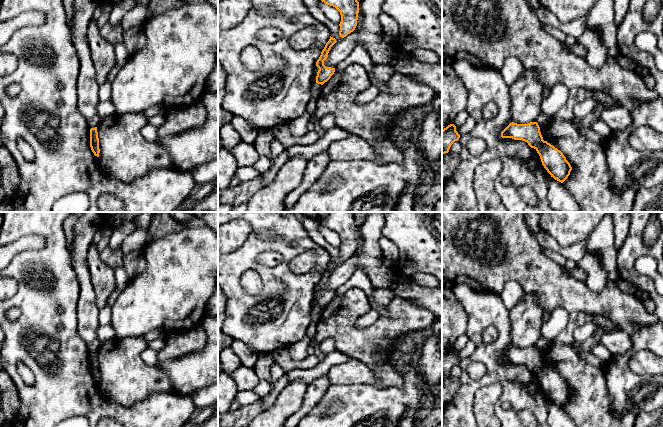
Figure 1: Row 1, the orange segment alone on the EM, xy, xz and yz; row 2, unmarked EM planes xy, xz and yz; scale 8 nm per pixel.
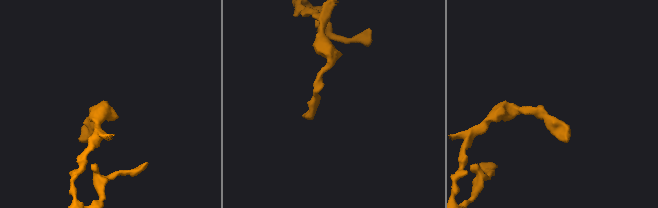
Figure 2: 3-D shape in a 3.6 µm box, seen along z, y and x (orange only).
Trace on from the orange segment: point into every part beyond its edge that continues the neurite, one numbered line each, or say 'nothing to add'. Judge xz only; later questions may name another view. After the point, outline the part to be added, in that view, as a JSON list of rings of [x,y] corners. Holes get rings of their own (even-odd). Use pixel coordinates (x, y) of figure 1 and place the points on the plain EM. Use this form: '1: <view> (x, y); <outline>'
nothing to add

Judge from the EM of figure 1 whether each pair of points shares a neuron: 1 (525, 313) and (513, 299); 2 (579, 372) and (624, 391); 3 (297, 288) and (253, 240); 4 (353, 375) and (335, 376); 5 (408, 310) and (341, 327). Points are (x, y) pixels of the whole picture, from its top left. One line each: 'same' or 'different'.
1: different
2: different
3: same
4: same
5: same

